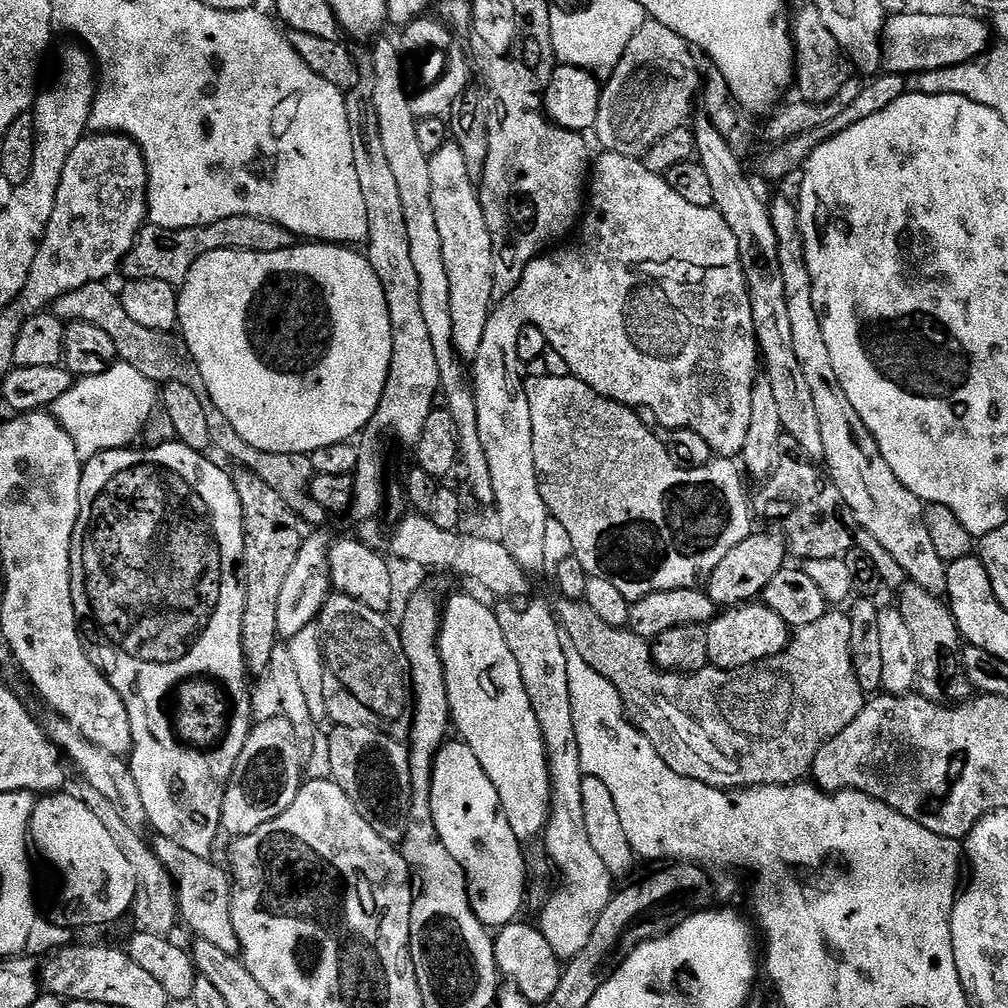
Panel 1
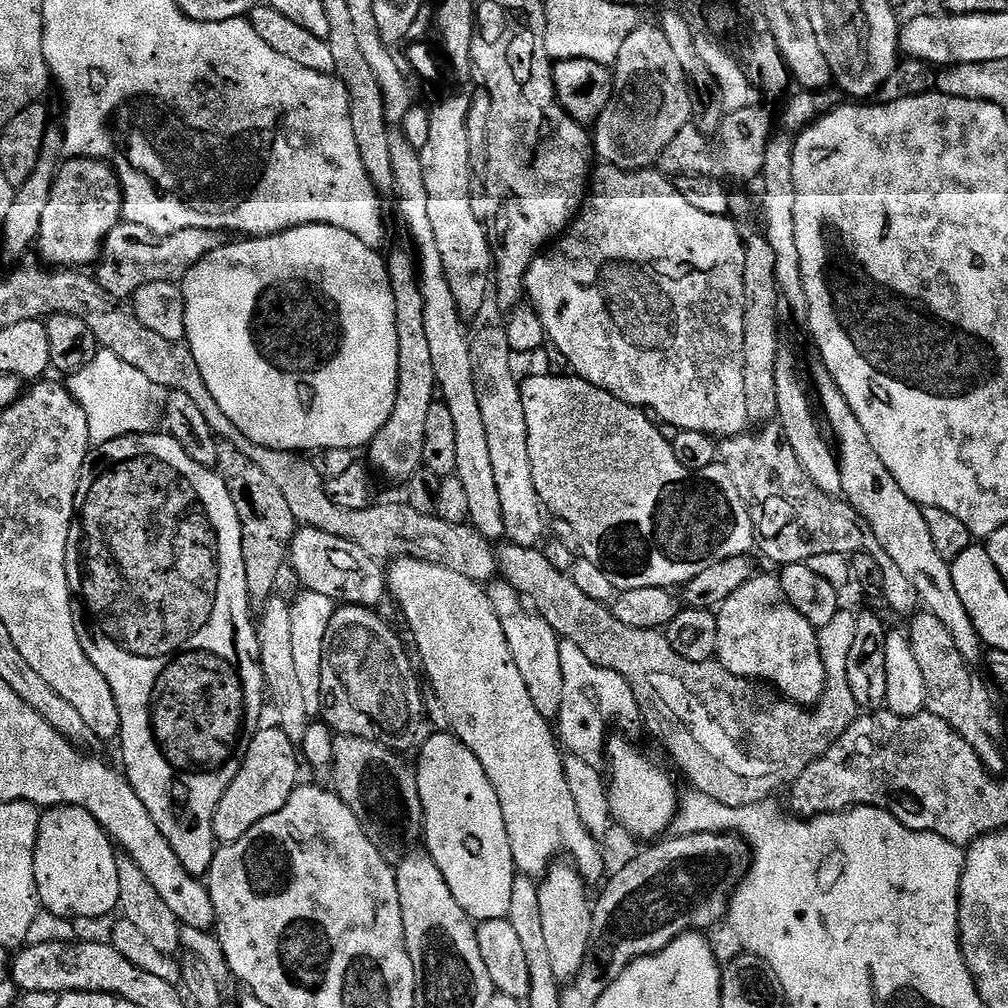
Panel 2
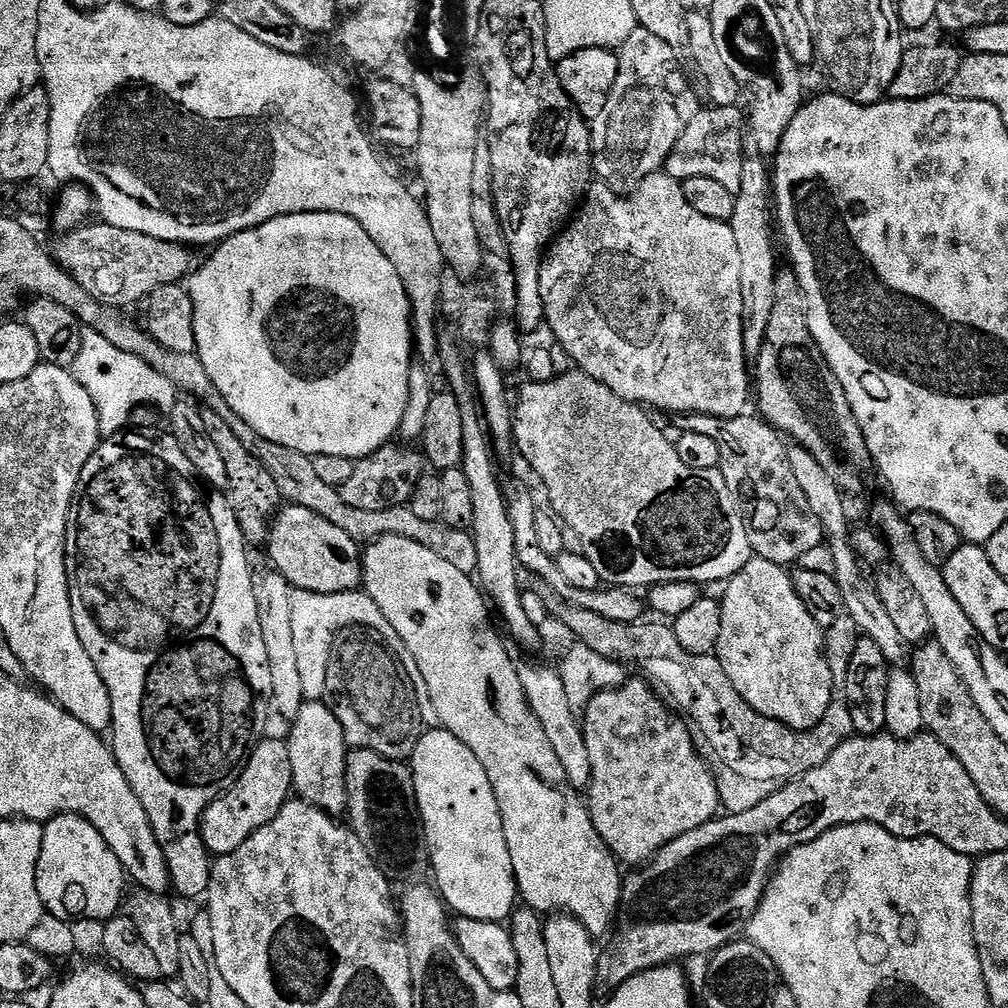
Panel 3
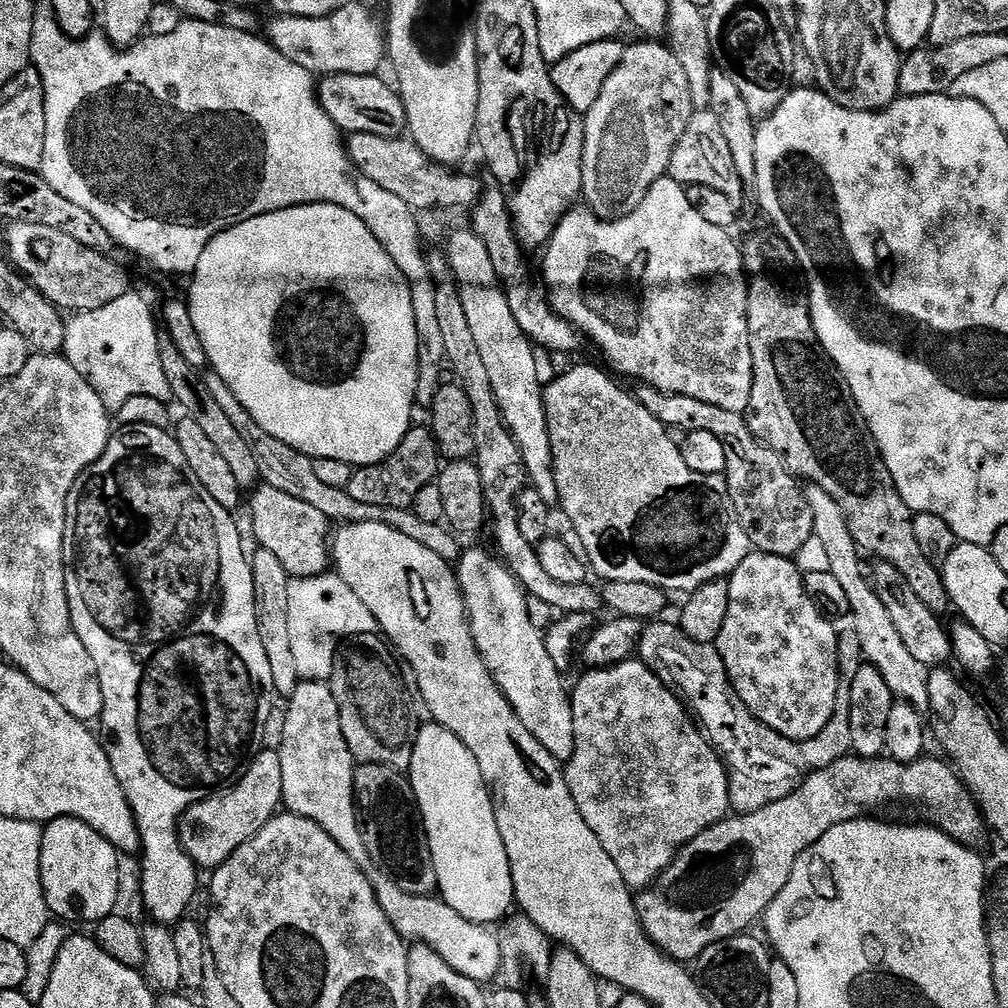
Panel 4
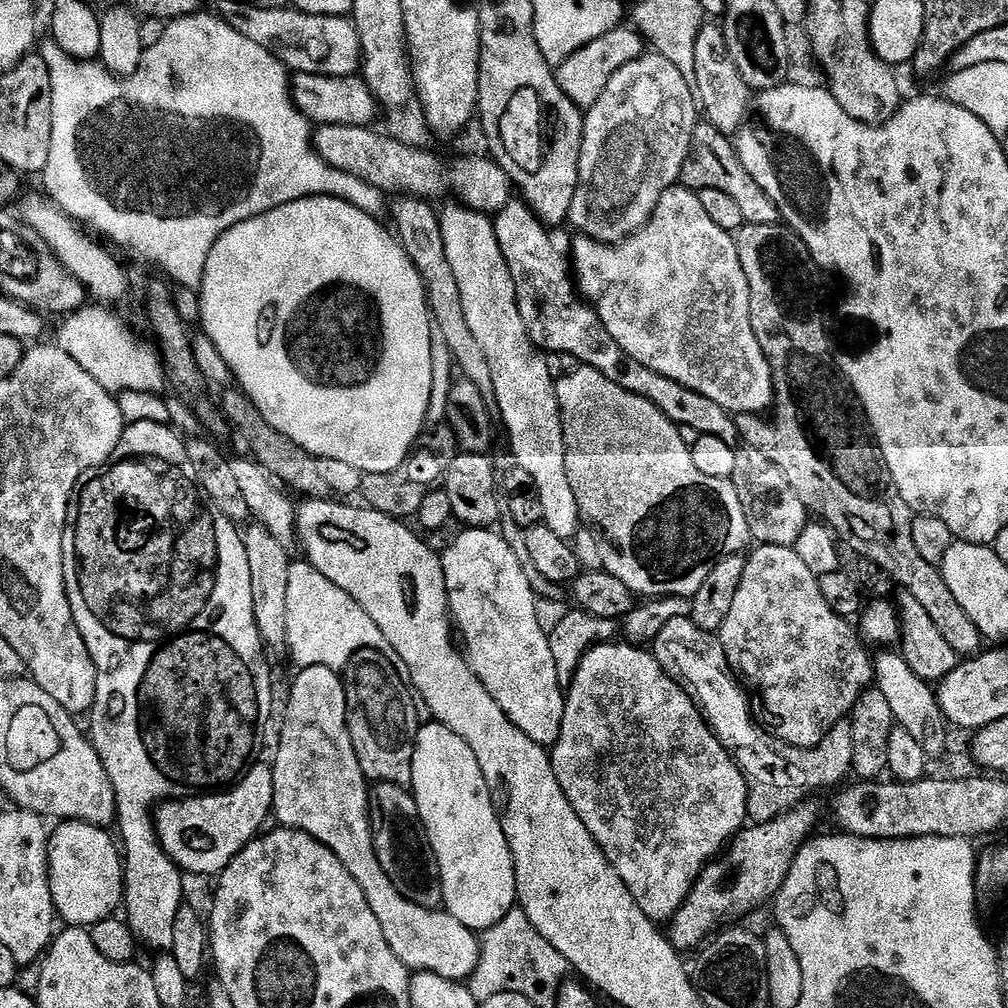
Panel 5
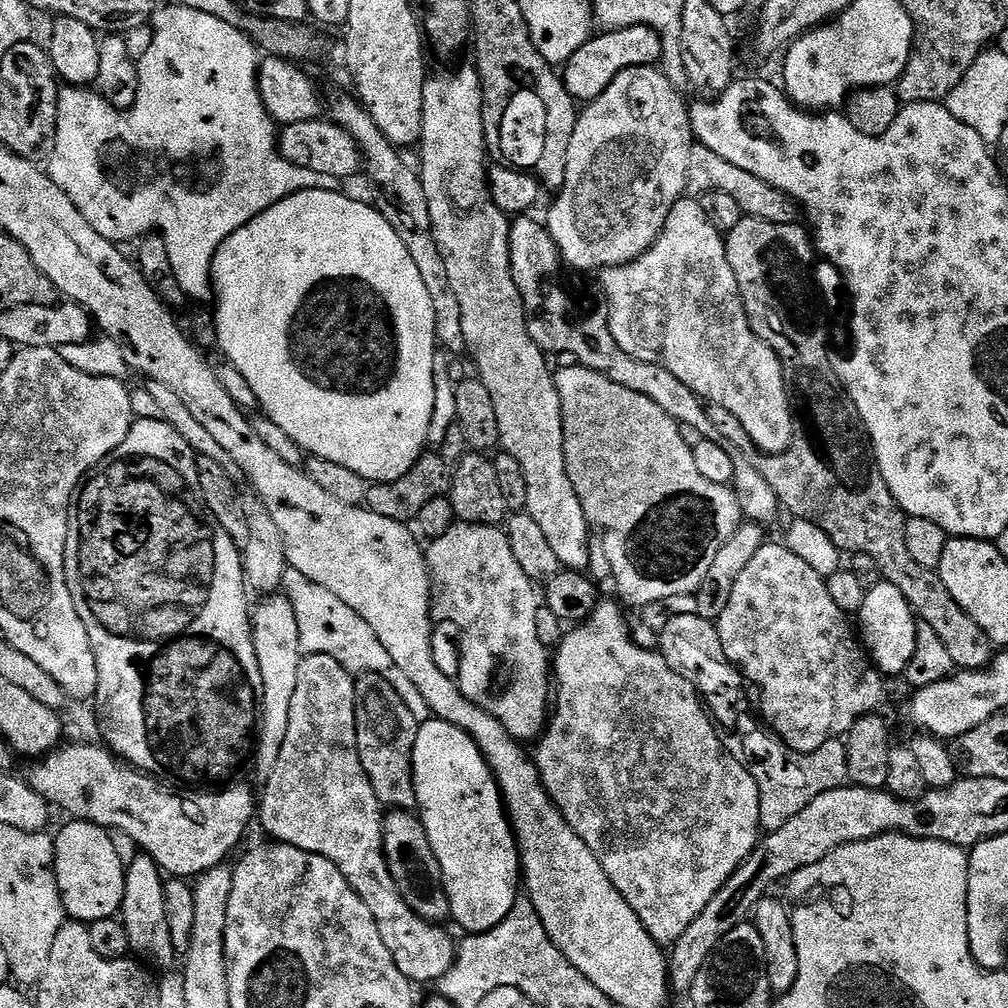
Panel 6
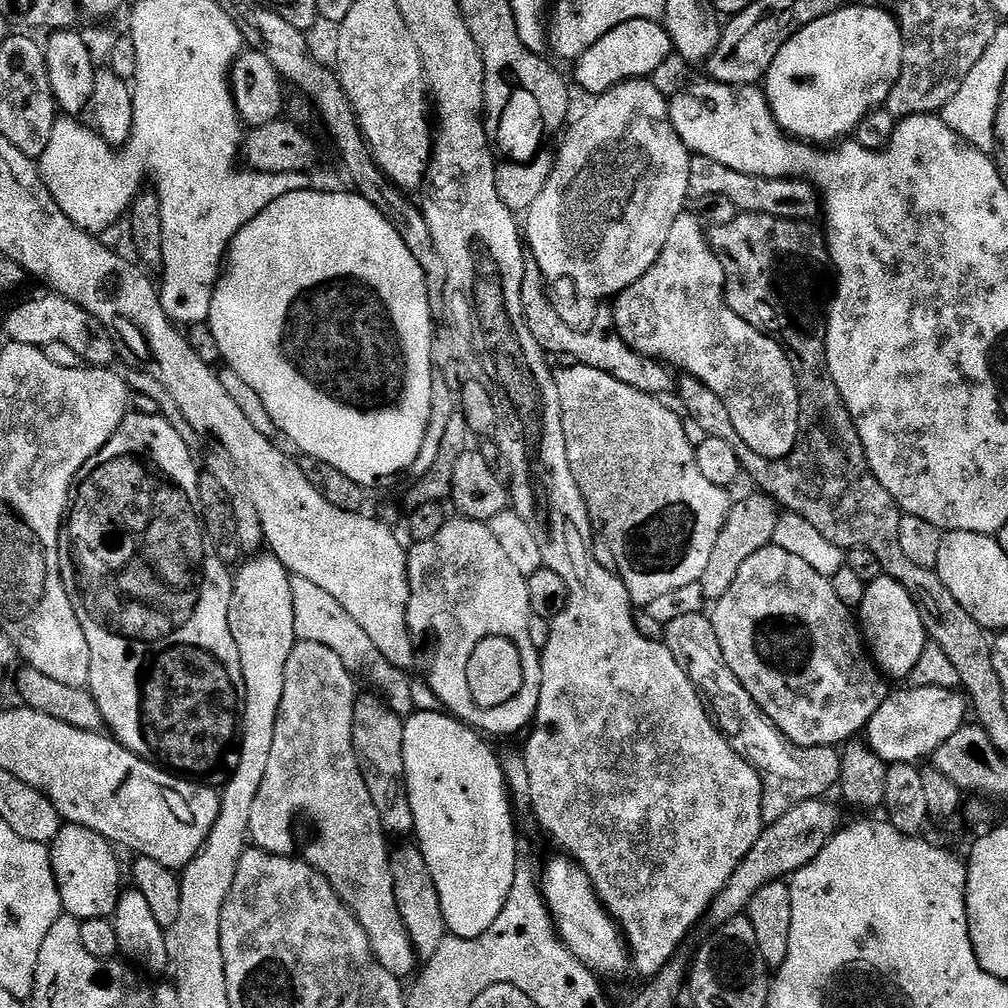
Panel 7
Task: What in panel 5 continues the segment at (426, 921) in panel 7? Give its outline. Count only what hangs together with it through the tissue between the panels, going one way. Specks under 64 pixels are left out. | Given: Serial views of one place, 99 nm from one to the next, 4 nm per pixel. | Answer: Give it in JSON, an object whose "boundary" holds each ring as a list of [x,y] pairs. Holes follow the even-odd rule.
{"boundary":[[[393,784],[371,785],[368,813],[372,823],[372,841],[382,870],[392,877],[392,884],[410,902],[423,908],[439,909],[444,902],[442,878],[434,846],[430,846],[416,797],[408,788]]]}

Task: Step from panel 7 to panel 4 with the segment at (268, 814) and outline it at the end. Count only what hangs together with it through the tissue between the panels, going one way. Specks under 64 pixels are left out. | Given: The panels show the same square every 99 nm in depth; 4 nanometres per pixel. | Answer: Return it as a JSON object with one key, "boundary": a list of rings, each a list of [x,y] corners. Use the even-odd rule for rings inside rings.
{"boundary":[[[319,680],[301,682],[289,704],[292,705],[284,716],[284,737],[278,745],[282,758],[283,807],[291,815],[318,822],[318,826],[322,826],[322,830],[326,830],[326,834],[354,858],[357,866],[367,870],[368,881],[374,886],[382,910],[386,910],[386,918],[390,918],[390,926],[398,930],[405,942],[419,942],[436,949],[454,971],[476,984],[484,986],[487,980],[495,981],[504,959],[499,935],[489,925],[462,918],[458,910],[435,895],[406,894],[406,890],[399,888],[381,868],[373,866],[356,806],[354,778],[358,765],[350,754],[350,746],[346,746],[338,702],[334,702],[331,687]]]}

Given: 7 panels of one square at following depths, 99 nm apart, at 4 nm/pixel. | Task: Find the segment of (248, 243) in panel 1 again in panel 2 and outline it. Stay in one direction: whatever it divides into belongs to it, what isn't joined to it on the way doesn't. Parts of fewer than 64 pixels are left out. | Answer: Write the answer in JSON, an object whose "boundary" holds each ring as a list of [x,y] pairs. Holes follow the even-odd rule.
{"boundary":[[[121,222],[104,240],[104,251],[94,268],[94,275],[108,293],[121,302],[150,282],[180,282],[202,258],[224,247],[226,236],[214,228],[191,228],[159,236],[146,226]]]}

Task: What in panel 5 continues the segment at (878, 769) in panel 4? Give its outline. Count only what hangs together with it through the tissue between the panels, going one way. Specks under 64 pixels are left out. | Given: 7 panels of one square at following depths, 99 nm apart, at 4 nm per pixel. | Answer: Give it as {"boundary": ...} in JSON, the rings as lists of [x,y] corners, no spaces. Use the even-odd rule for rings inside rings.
{"boundary":[[[800,802],[781,811],[778,818],[764,824],[752,824],[732,837],[723,855],[700,871],[686,902],[673,914],[670,921],[672,929],[666,932],[672,945],[677,950],[699,949],[721,927],[719,924],[723,920],[744,916],[759,904],[767,900],[769,903],[786,882],[788,871],[792,869],[796,855],[813,835],[815,824],[815,806],[812,802]]]}

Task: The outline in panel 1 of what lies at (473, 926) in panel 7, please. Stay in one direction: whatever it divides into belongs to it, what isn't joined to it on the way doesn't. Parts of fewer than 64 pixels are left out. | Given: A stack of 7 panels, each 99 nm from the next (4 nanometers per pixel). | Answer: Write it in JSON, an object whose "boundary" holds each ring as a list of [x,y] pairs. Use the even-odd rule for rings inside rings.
{"boundary":[[[459,738],[440,747],[432,771],[430,802],[436,833],[450,858],[464,873],[474,914],[489,930],[513,923],[524,902],[526,852],[510,830],[510,822],[500,813],[494,782],[486,778],[486,770],[474,758],[474,750]]]}

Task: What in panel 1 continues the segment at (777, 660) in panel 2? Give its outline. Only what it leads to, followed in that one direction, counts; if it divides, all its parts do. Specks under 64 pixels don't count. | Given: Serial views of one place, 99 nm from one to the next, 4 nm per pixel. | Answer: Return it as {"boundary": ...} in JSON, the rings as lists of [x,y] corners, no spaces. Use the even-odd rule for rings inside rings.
{"boundary":[[[749,602],[740,607],[729,607],[721,611],[707,625],[710,654],[708,662],[714,668],[743,670],[772,656],[779,656],[788,647],[790,627],[763,602]]]}

